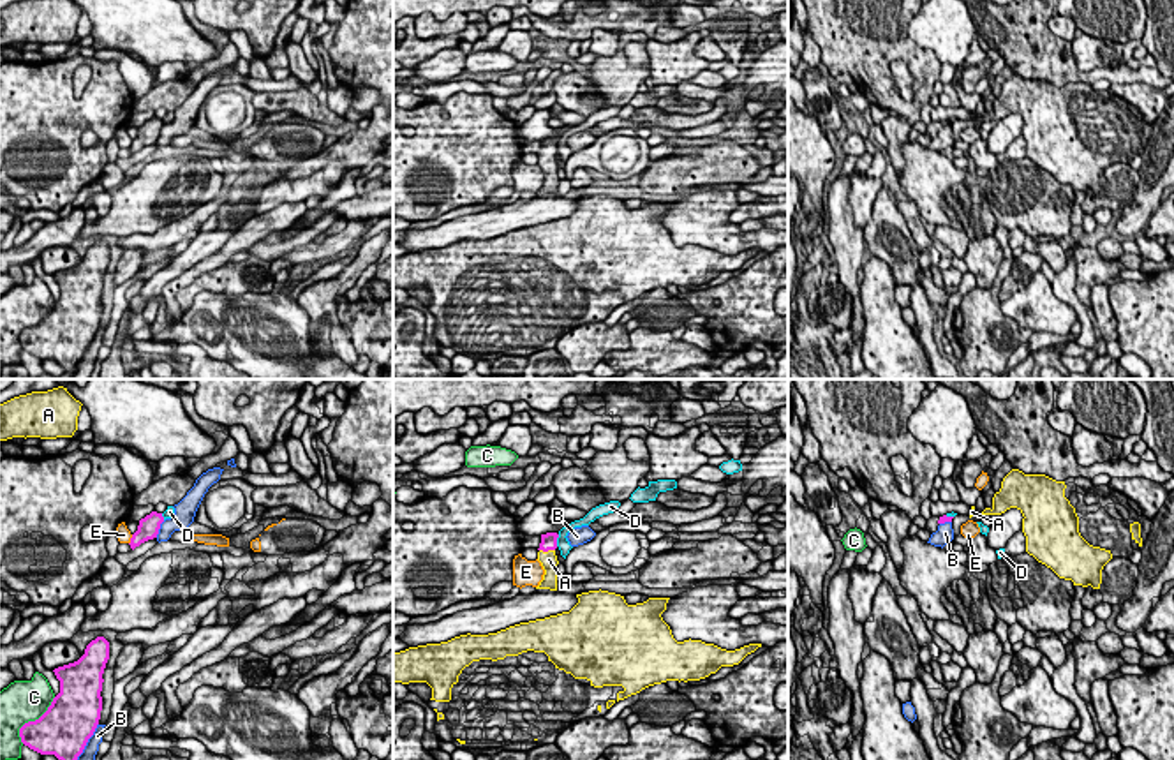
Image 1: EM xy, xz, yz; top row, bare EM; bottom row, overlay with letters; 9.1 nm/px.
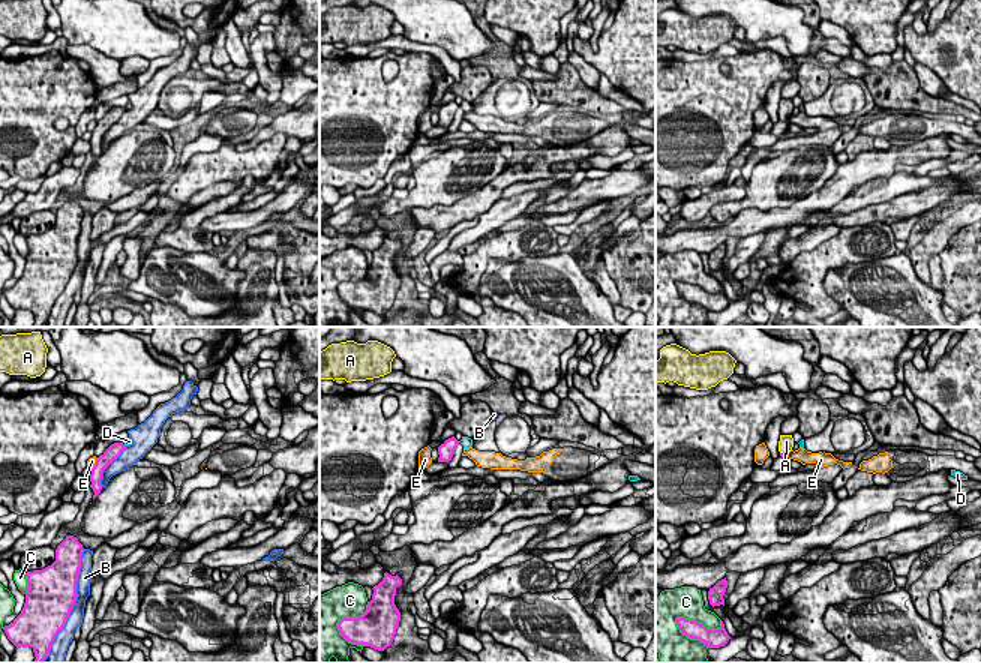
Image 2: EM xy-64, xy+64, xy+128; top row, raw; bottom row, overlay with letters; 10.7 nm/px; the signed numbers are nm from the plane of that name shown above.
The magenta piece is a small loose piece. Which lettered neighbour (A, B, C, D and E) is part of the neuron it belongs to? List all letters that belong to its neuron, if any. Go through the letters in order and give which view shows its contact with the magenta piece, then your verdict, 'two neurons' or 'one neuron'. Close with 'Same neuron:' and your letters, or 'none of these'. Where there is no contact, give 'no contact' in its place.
A: contact in xz; one neuron
B: contact in xy; two neurons
C: contact in xy; two neurons
D: contact in xz; two neurons
E: contact in xy; two neurons
Same neuron: A

